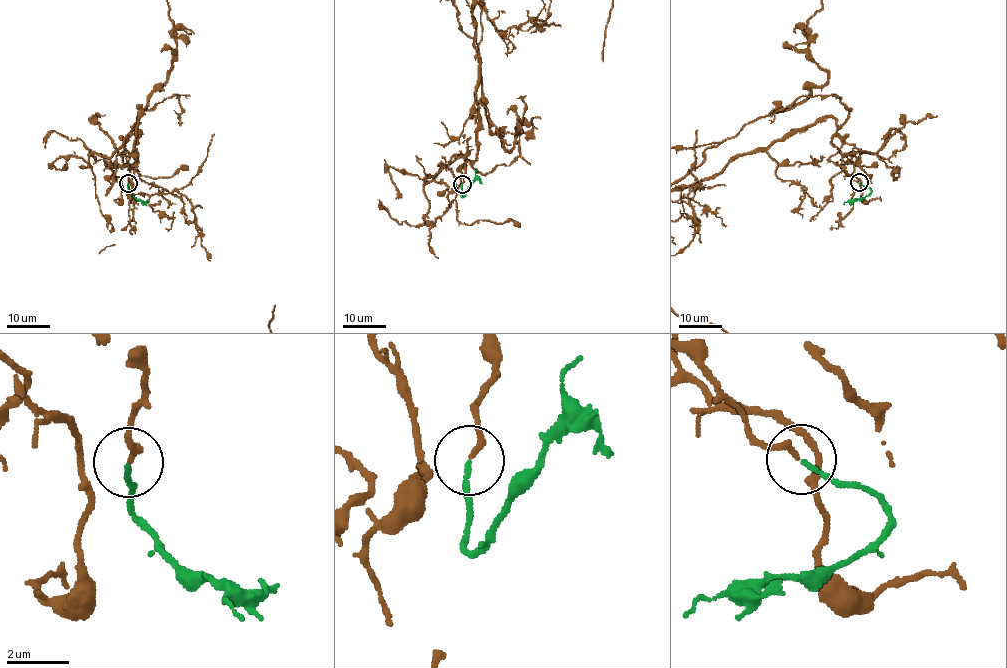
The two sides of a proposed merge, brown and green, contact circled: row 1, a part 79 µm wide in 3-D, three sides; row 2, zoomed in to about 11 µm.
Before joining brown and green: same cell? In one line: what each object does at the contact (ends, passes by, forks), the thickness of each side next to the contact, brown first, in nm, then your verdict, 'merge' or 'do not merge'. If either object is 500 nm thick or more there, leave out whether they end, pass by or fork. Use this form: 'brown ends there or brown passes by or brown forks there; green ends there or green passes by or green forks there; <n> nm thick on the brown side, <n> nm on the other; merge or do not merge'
brown passes by; green ends there; 140 nm thick on the brown side, 140 nm on the other; merge

